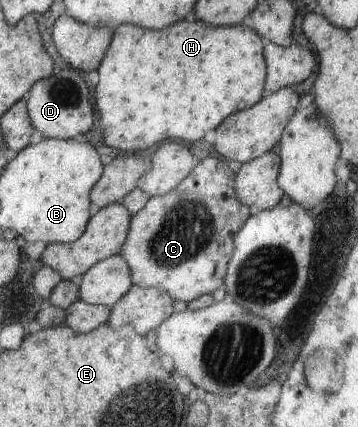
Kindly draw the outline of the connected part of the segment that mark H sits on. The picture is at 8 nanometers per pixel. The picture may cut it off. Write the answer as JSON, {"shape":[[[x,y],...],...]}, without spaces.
{"shape":[[[198,20],[194,22],[178,22],[172,26],[166,26],[162,30],[144,29],[132,26],[130,23],[122,23],[113,28],[110,44],[106,47],[103,59],[97,68],[98,82],[94,91],[94,102],[98,116],[100,116],[100,126],[102,127],[102,142],[107,147],[116,150],[146,150],[162,140],[176,138],[184,142],[194,142],[200,140],[207,130],[215,129],[229,114],[247,109],[256,104],[264,95],[263,84],[265,79],[265,60],[263,57],[263,45],[265,41],[260,38],[250,27],[245,25],[215,27],[206,25]]]}

